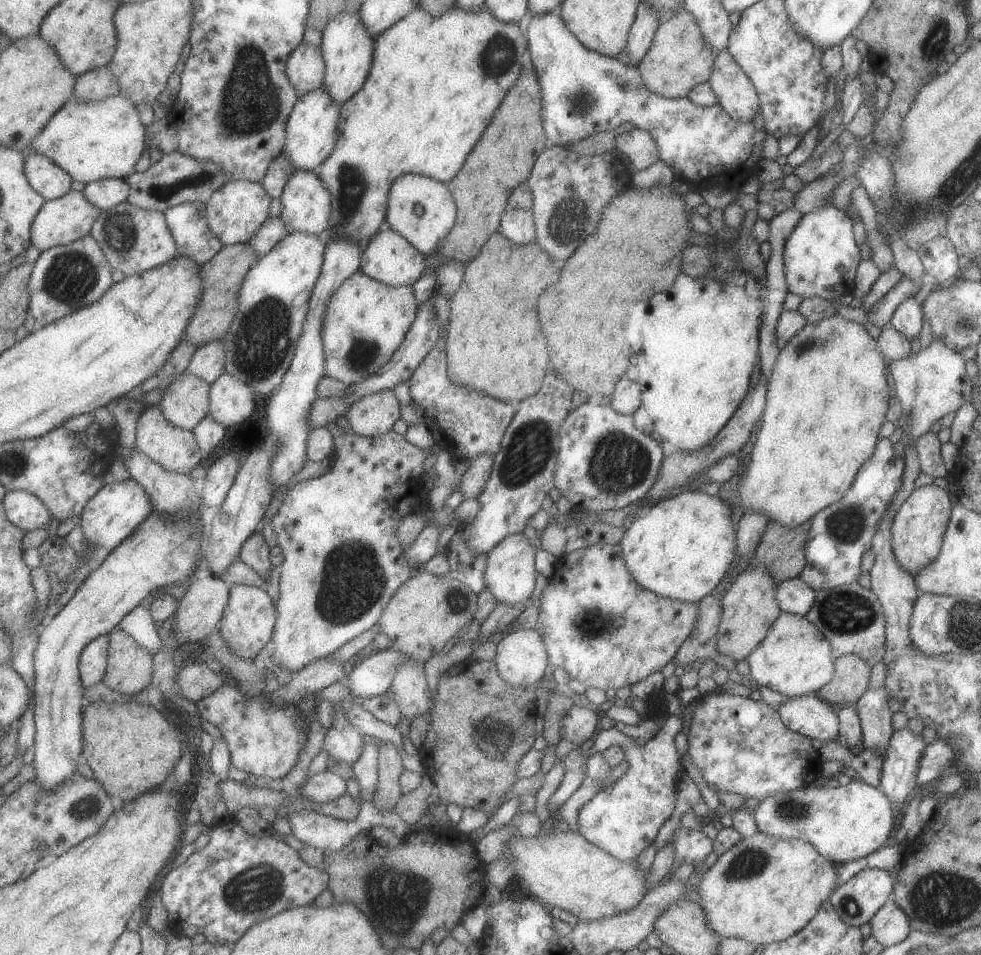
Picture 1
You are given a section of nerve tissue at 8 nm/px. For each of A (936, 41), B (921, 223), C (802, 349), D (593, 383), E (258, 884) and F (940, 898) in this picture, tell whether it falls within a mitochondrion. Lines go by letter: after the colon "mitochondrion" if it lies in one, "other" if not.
A: mitochondrion
B: mitochondrion
C: mitochondrion
D: other
E: mitochondrion
F: mitochondrion

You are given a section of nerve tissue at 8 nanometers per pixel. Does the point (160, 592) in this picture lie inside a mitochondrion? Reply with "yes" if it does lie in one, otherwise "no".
no

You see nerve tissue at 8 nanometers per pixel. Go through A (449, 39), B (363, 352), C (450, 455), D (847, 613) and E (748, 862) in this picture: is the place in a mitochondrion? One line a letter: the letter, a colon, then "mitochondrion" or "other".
A: other
B: mitochondrion
C: other
D: mitochondrion
E: mitochondrion

